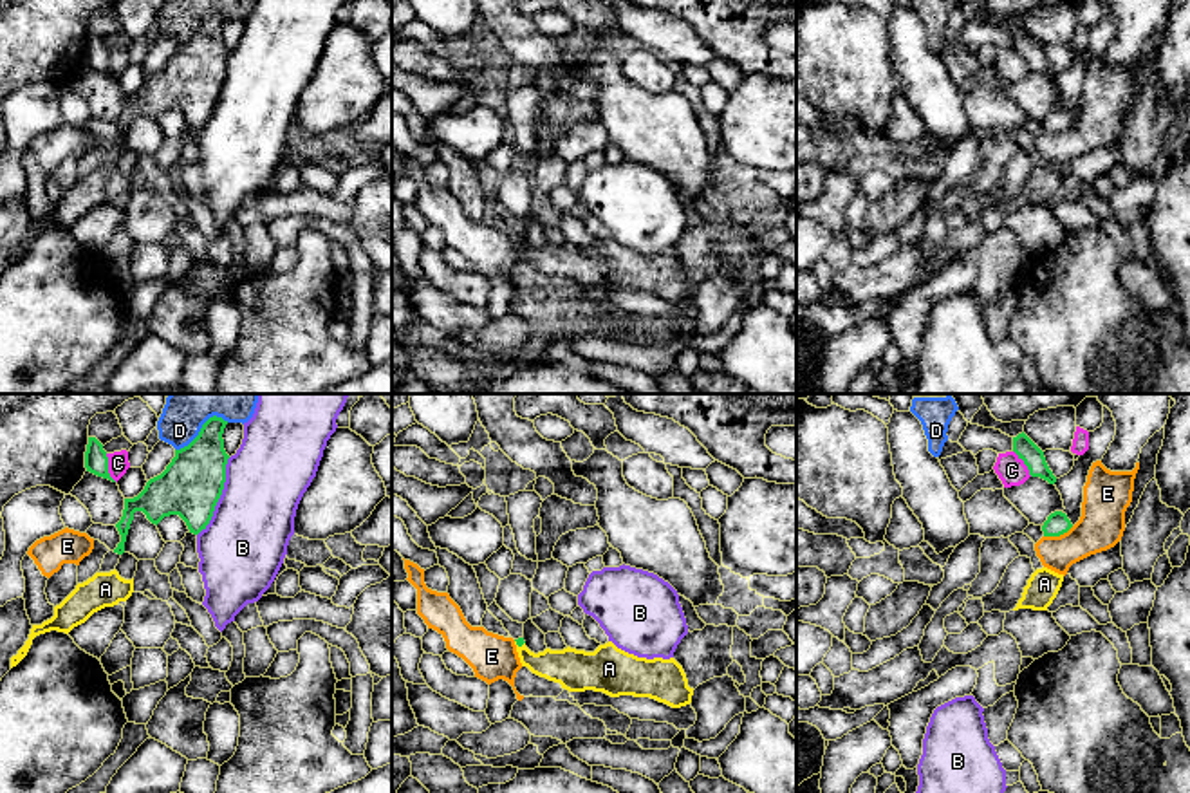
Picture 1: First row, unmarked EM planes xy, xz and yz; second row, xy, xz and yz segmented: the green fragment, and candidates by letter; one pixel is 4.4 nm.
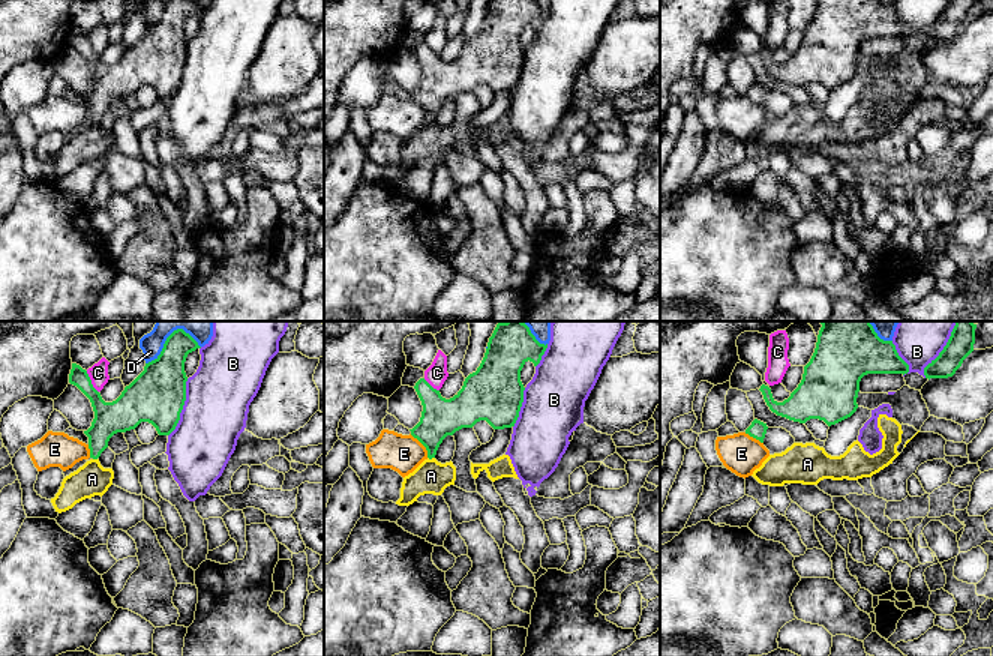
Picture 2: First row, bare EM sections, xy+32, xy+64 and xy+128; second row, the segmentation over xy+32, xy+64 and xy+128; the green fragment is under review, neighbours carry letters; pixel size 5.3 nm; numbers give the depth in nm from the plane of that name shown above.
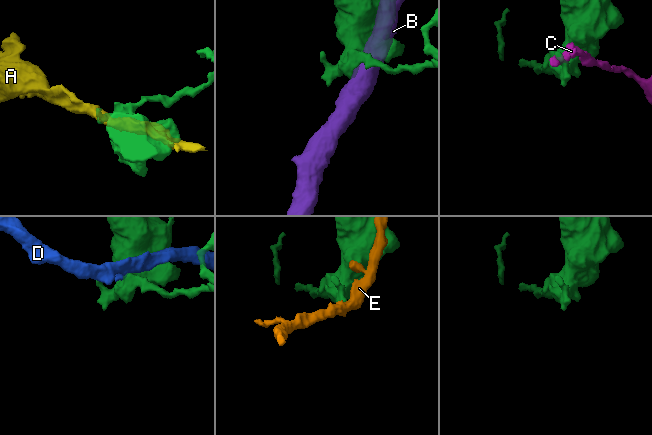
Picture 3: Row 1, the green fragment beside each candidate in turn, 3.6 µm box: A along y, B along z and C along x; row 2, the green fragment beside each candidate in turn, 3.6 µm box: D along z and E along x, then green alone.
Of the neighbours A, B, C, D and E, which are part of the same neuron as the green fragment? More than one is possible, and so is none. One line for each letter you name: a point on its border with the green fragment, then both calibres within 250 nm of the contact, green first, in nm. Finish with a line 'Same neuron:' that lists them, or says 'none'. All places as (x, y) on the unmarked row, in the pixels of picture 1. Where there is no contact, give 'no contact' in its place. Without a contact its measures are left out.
Same neuron: none

